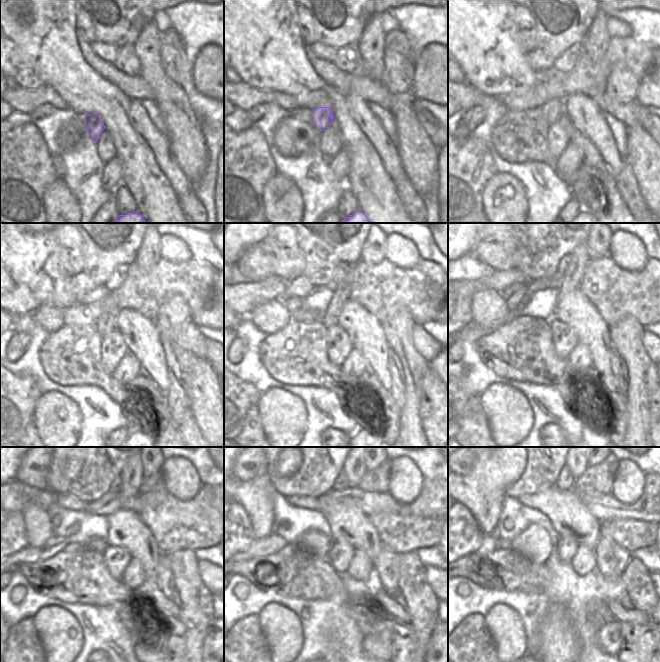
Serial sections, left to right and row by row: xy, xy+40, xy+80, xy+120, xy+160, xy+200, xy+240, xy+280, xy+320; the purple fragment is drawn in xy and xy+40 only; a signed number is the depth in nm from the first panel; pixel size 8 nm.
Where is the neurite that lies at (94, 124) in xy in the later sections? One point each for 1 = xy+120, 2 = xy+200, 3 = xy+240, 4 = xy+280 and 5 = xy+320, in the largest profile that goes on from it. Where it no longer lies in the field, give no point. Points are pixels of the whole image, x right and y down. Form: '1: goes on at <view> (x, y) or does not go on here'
1: goes on at xy+120 (105, 324)
2: goes on at xy+200 (579, 256)
3: goes on at xy+240 (132, 472)
4: goes on at xy+280 (354, 467)
5: goes on at xy+320 (577, 467)

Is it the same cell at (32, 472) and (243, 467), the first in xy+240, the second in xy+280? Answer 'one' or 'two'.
one

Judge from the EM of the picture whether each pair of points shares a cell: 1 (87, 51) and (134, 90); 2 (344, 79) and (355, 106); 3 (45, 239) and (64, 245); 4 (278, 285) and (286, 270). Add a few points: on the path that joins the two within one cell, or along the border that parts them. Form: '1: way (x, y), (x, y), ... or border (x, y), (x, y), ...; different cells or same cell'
1: way (98, 63), (122, 81); same cell
2: border (347, 94), (355, 94), (367, 103); different cells
3: border (52, 233), (58, 250), (58, 259), (62, 265); different cells
4: border (275, 274), (288, 281); different cells

